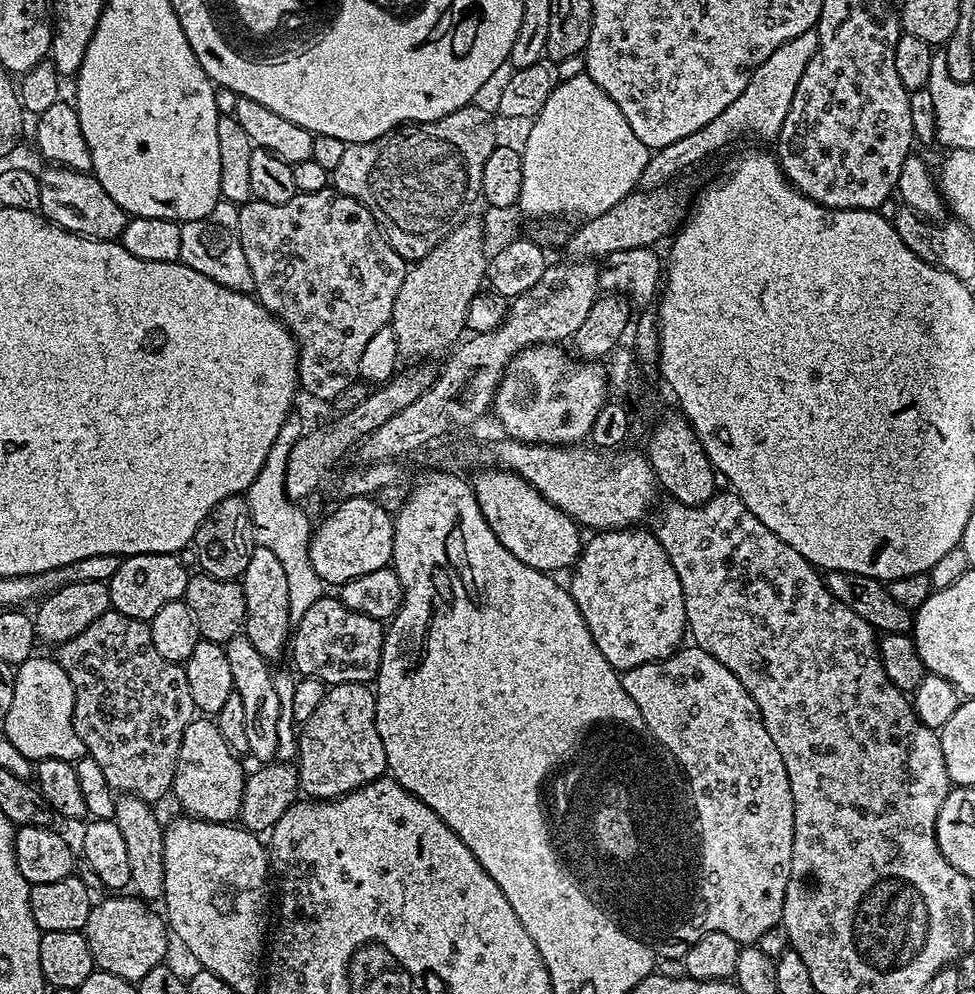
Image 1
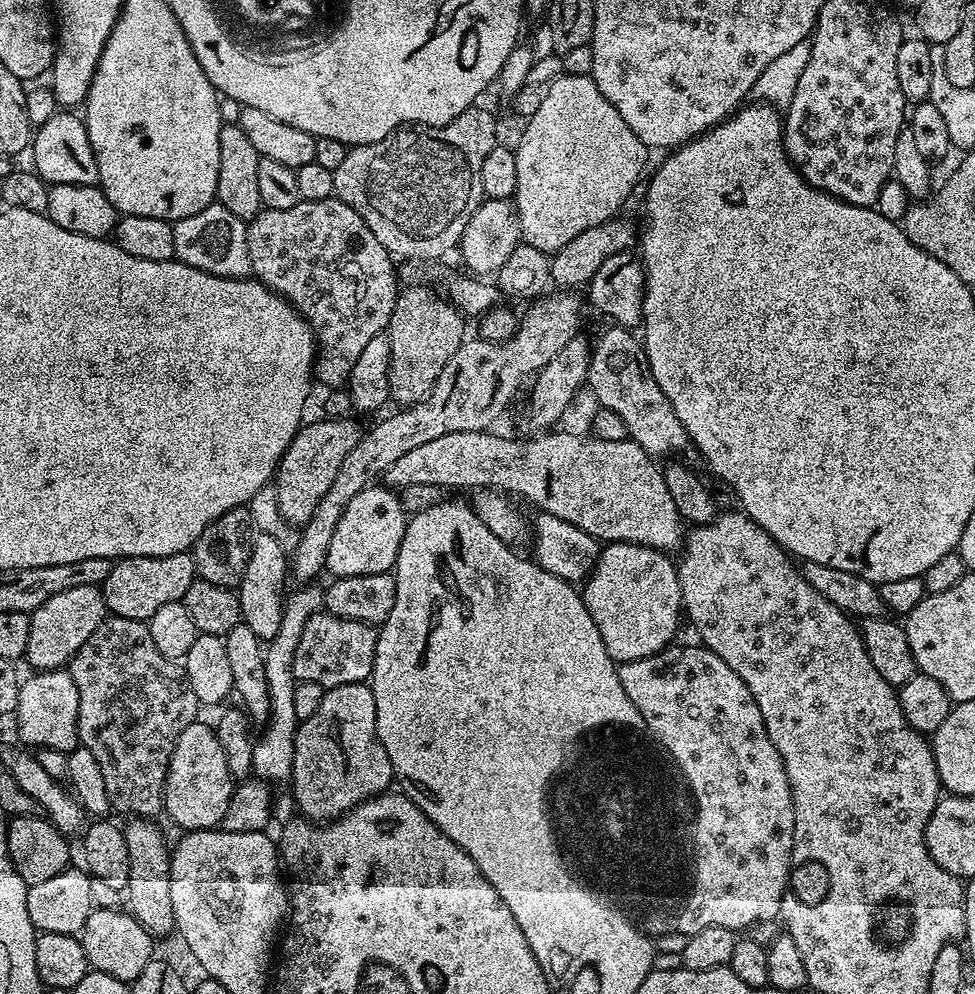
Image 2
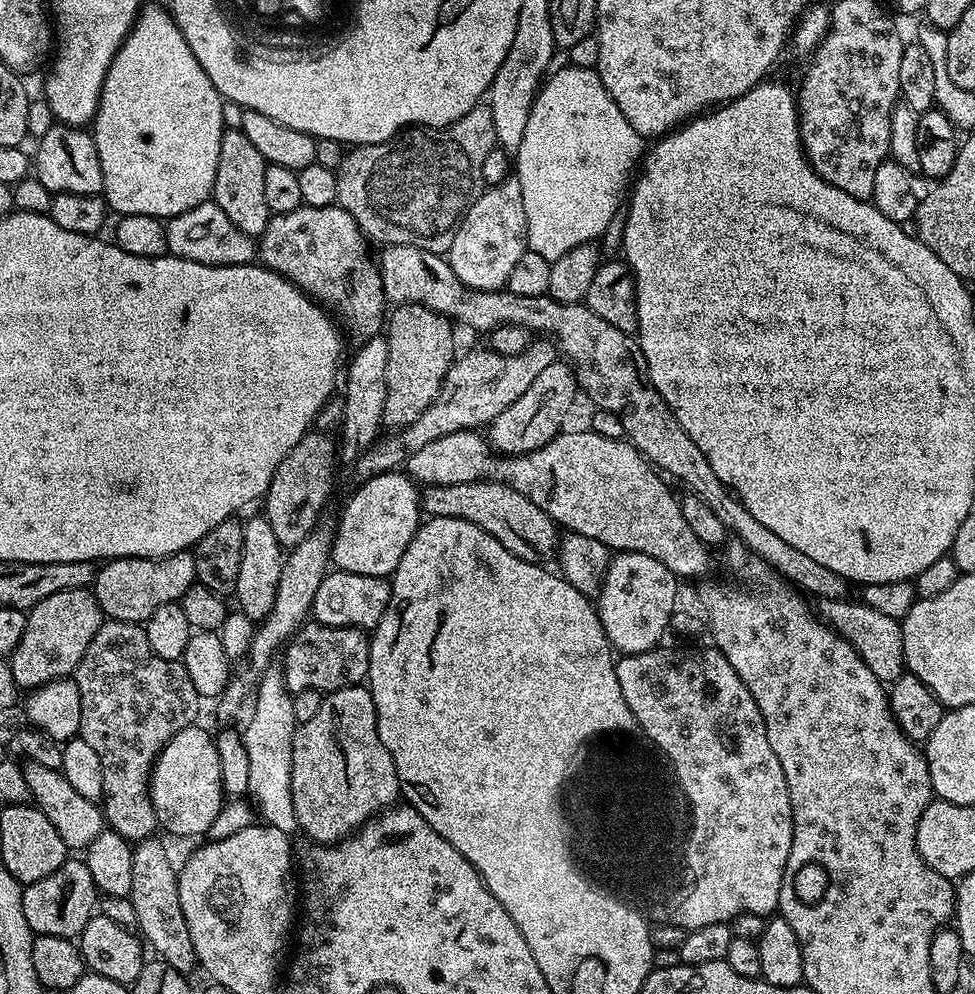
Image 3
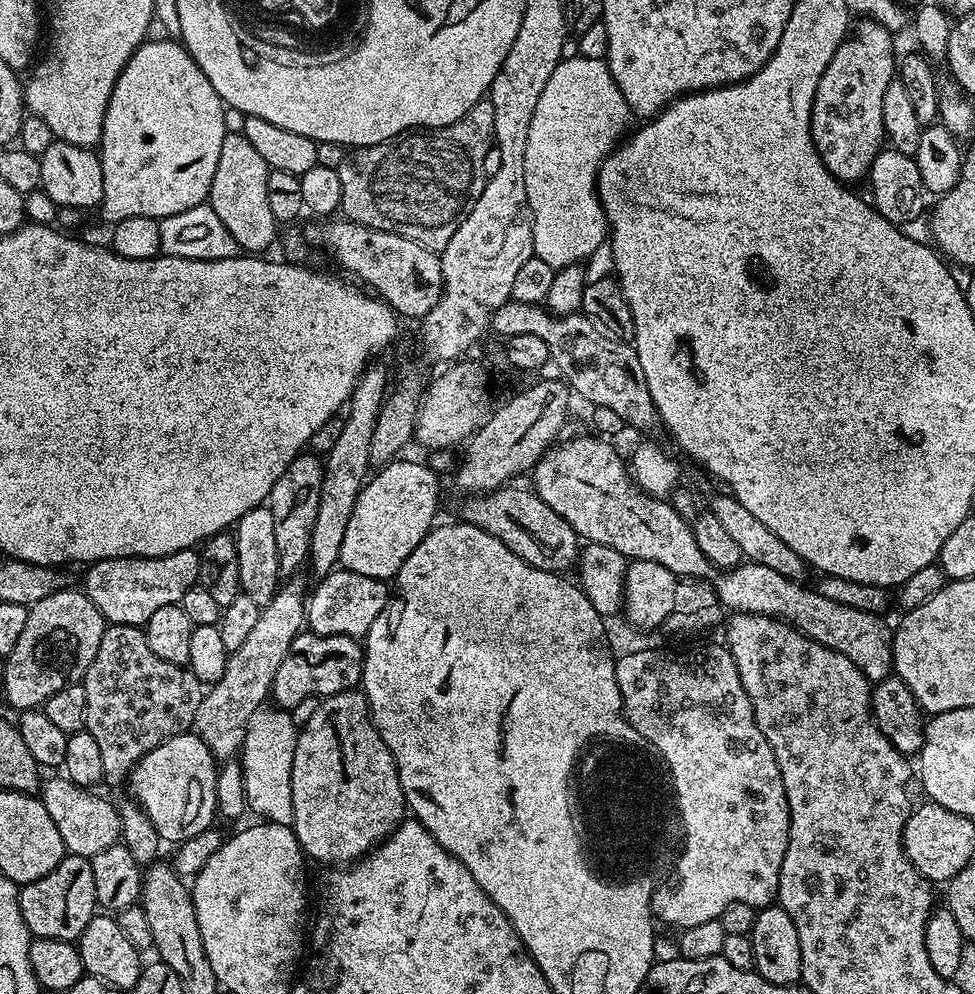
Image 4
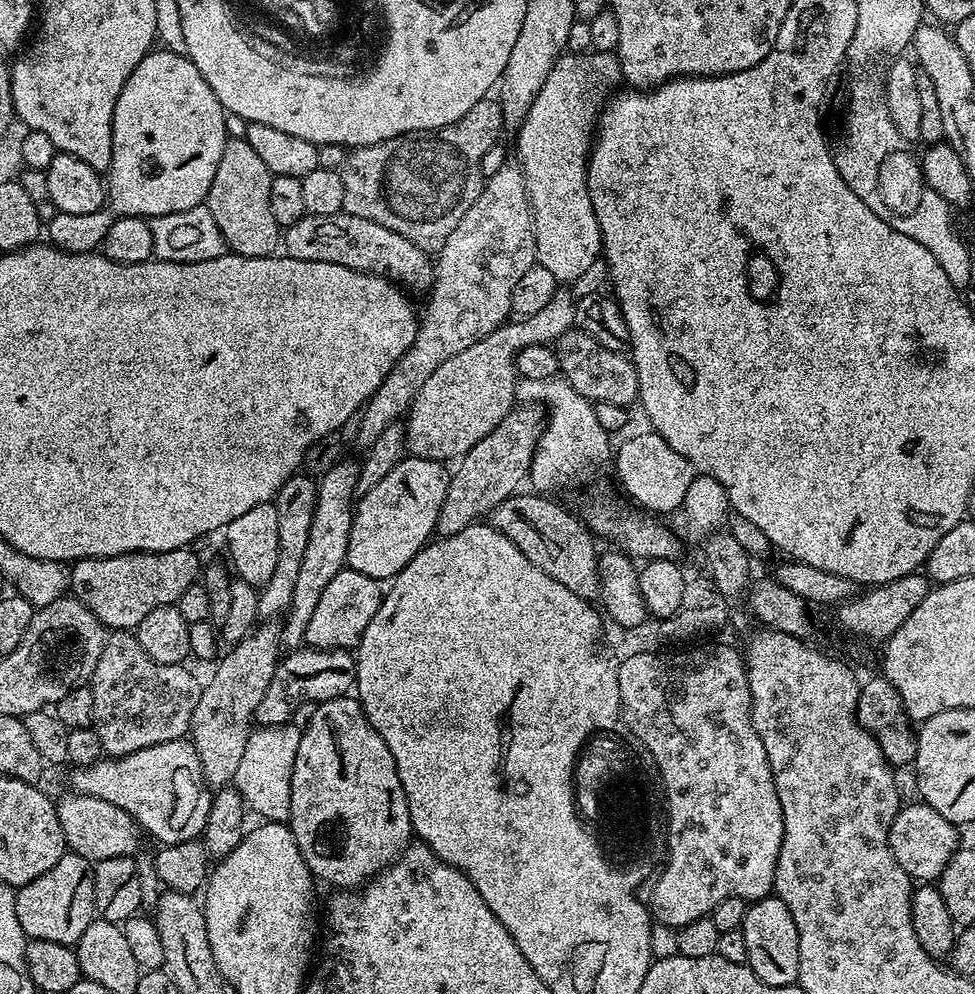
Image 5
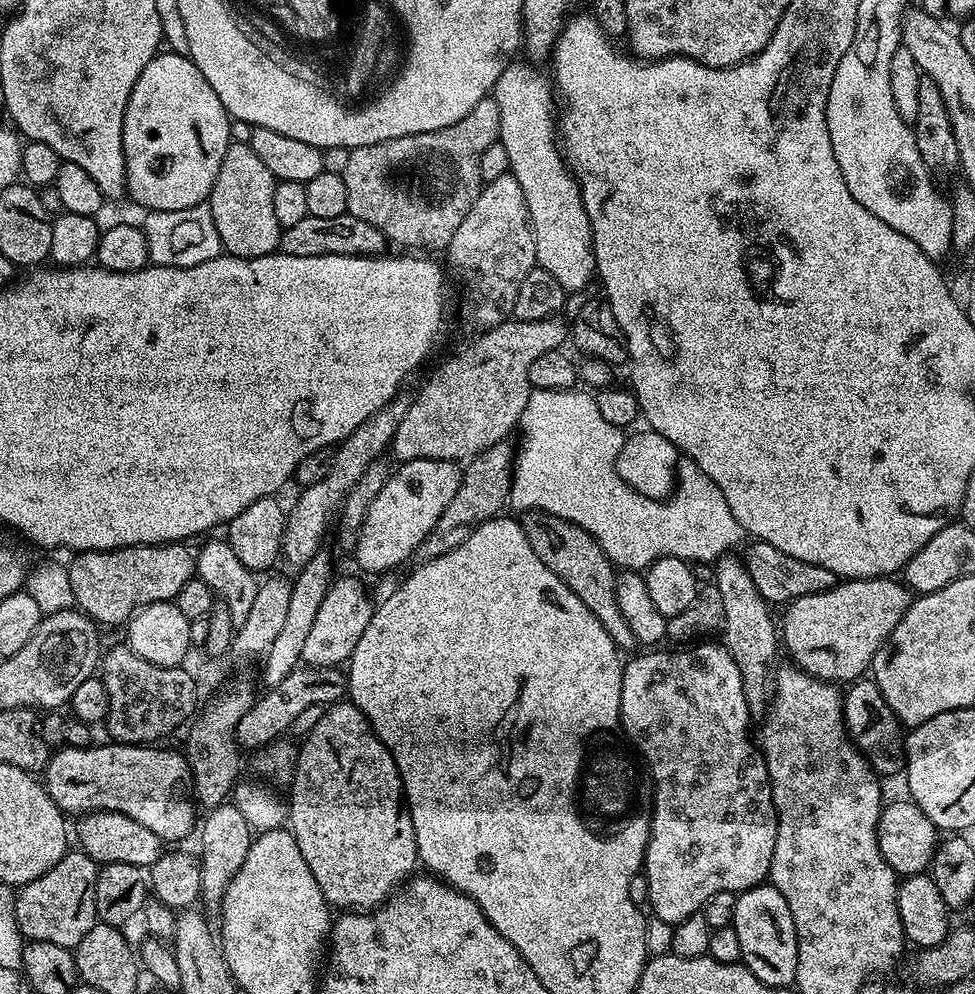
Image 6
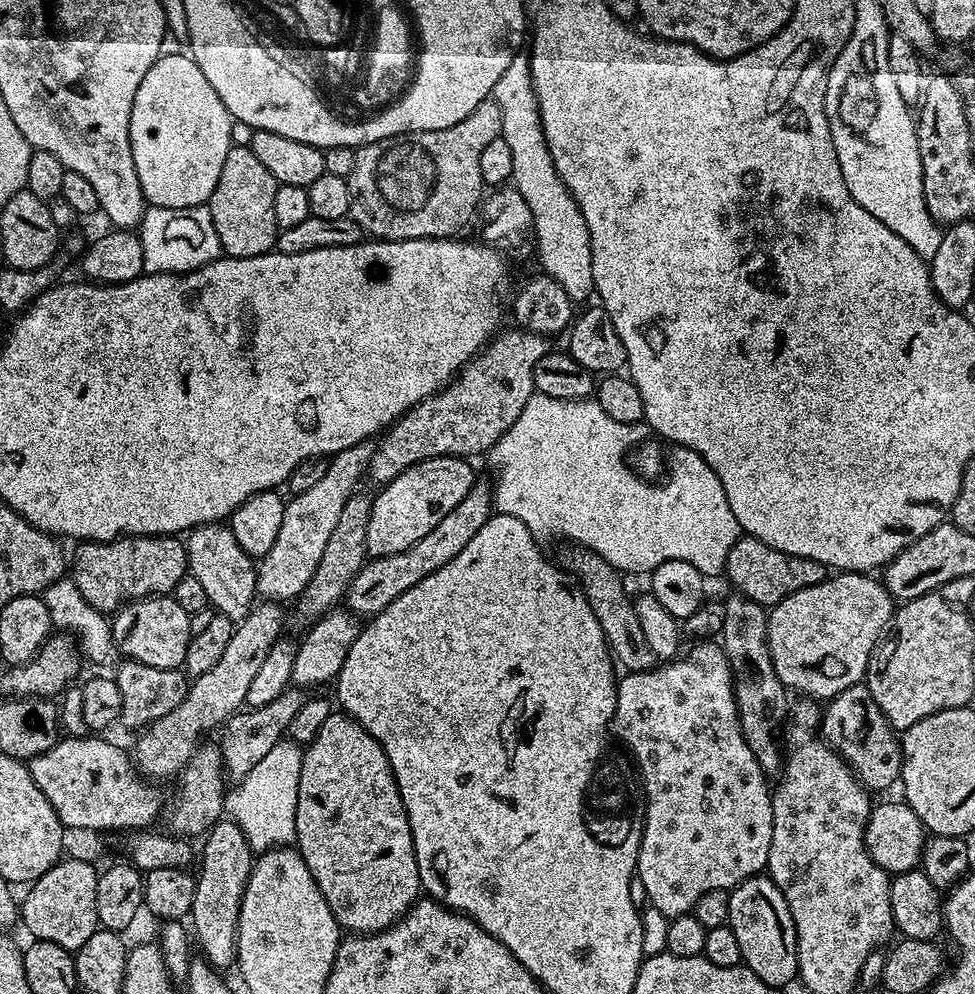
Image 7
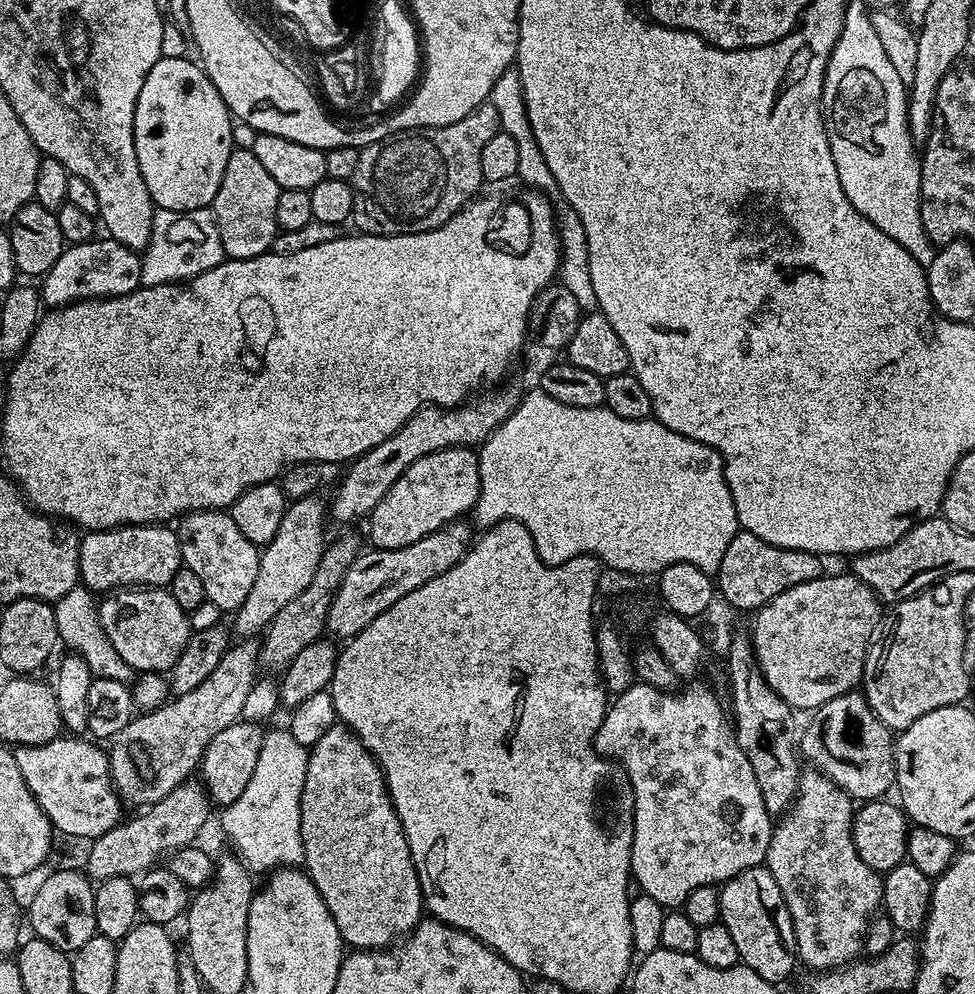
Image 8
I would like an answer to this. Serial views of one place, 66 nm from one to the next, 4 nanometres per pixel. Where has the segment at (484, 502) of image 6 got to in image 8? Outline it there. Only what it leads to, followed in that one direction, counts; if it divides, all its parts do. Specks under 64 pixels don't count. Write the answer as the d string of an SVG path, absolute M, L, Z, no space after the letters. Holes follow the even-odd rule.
M463 519L453 520L444 524L434 534L426 538L418 538L410 546L401 548L382 548L379 550L361 551L356 561L346 570L334 598L330 602L328 611L327 631L333 637L357 636L378 614L390 610L398 598L406 598L410 590L418 590L418 586L426 586L430 578L438 578L438 574L446 574L467 554L474 543L473 525L464 524ZM472 527L472 528L471 528ZM336 635L336 636L335 636Z

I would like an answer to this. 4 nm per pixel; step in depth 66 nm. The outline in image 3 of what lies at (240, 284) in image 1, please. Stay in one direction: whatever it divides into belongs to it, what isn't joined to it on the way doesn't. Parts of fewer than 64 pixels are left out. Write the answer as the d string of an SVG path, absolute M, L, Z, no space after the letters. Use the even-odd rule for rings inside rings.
M205 202L194 206L194 210L186 210L182 214L171 217L166 224L168 230L168 252L194 262L217 264L218 266L234 266L235 264L251 264L257 259L258 248L253 237L242 234L226 214L214 202Z

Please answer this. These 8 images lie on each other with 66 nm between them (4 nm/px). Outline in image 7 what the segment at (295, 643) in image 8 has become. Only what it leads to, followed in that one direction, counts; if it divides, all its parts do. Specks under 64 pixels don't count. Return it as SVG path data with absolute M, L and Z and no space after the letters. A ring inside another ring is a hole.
M357 490L346 502L346 506L342 506L342 515L338 517L338 523L326 542L326 551L322 553L322 562L318 562L318 570L314 570L310 582L306 582L306 586L294 601L296 616L304 626L315 624L327 612L333 611L339 605L336 604L339 600L341 603L345 599L350 582L369 559L366 550L366 526L370 526L372 501L371 495L367 496L364 490Z

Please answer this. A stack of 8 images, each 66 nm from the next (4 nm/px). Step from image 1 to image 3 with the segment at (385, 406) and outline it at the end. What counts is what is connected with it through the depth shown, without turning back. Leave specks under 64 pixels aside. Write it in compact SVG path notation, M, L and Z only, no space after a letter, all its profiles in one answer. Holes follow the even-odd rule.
M310 430L278 462L274 478L270 478L270 486L262 497L262 514L270 522L270 530L274 530L274 538L278 538L281 549L292 549L306 538L321 523L320 511L332 492L332 467L338 464L338 444L331 435Z

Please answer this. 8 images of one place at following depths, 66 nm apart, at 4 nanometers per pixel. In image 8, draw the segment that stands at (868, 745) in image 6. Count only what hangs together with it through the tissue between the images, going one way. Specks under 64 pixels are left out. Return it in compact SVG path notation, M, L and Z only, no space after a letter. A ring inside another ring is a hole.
M863 691L843 692L811 713L812 721L799 733L798 748L813 769L828 776L853 801L867 802L889 795L896 783L894 733L870 710Z

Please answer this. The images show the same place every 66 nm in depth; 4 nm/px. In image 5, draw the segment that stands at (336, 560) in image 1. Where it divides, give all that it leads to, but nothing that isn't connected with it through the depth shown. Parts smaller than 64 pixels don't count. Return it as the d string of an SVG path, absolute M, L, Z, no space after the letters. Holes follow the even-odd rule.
M409 455L374 490L355 501L347 567L381 582L391 581L433 539L448 489L449 469L441 461Z

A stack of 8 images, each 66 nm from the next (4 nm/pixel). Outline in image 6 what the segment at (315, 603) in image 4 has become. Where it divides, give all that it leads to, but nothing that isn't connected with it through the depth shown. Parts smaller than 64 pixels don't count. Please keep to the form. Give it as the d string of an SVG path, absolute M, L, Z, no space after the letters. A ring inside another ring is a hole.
M348 576L345 580L333 579L303 645L301 654L303 663L309 668L347 665L348 659L354 654L354 646L358 646L358 638L362 638L366 626L370 626L373 611L374 600L372 604L367 590L354 577Z

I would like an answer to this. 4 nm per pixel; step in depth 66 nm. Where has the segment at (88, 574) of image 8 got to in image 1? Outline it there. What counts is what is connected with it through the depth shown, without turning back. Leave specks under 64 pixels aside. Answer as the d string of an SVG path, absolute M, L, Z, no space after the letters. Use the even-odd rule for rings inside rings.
M138 554L121 559L118 570L106 581L110 590L111 611L121 612L135 620L150 622L166 602L183 600L190 569L180 561L179 555Z

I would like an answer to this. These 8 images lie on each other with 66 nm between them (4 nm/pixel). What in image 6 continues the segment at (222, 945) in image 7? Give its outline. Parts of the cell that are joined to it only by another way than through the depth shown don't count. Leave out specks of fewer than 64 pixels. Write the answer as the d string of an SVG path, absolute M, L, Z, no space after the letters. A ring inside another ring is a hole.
M225 802L203 813L198 824L198 836L199 832L200 900L205 904L205 909L216 910L224 901L226 886L230 886L234 874L238 874L242 862L246 860L246 854L254 839L254 829L246 822L242 810L238 810L235 802Z

